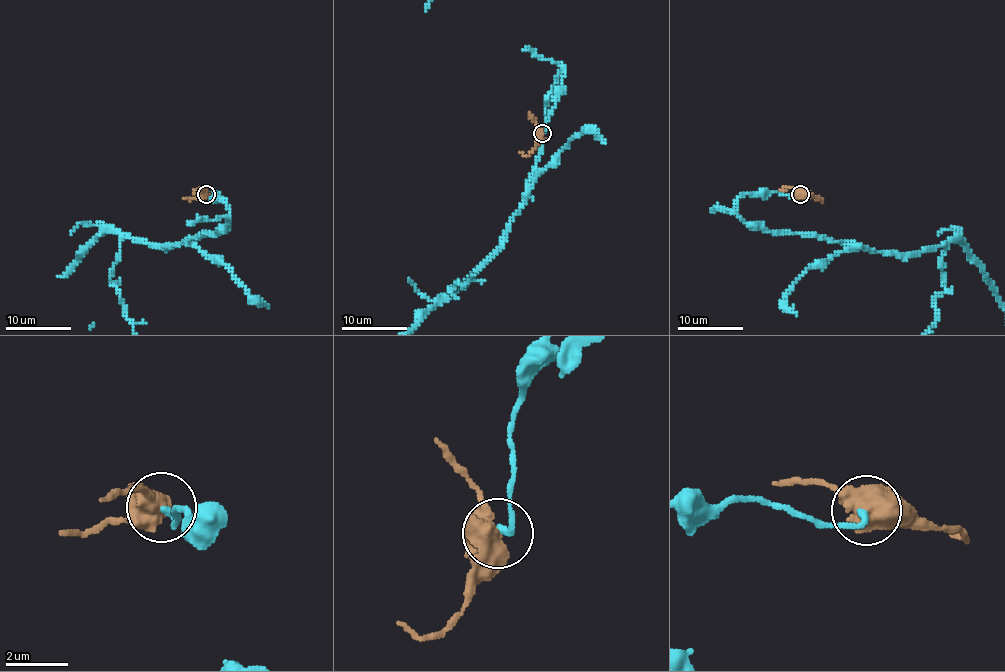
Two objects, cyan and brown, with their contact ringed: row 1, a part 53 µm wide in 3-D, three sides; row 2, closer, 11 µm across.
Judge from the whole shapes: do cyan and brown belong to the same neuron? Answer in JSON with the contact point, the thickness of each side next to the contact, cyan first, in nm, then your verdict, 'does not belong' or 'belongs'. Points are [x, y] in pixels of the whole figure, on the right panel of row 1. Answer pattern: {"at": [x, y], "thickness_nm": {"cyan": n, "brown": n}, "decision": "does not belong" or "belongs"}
{"at": [800, 194], "thickness_nm": {"cyan": 200, "brown": 750}, "decision": "does not belong"}

